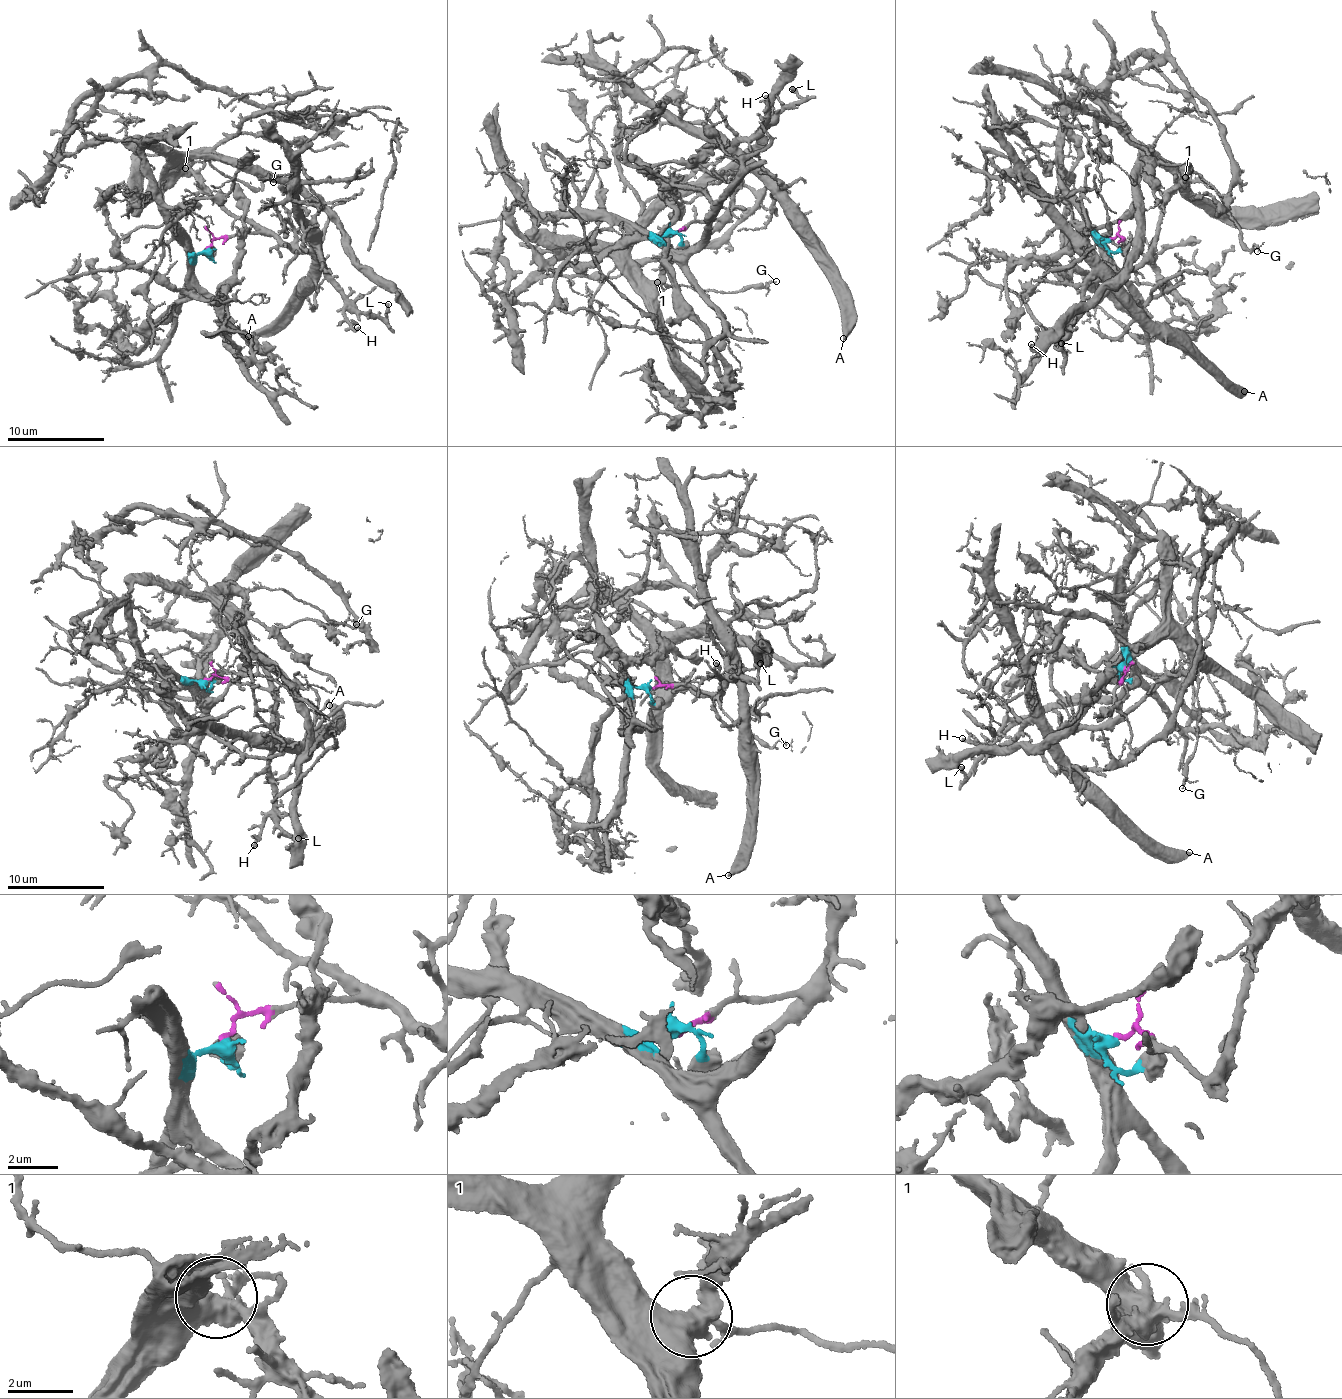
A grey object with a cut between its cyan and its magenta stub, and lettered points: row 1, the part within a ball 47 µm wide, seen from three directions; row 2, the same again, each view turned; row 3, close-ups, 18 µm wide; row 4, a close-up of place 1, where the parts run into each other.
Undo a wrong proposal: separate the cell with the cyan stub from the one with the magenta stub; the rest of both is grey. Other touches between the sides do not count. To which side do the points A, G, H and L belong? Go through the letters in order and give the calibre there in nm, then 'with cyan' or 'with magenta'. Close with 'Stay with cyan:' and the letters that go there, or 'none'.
A: 440 nm | with magenta
G: 150 nm | with cyan
H: 200 nm | with magenta
L: 280 nm | with magenta
Stay with cyan: G

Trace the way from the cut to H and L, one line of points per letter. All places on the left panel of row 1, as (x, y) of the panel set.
H: (207, 246), (214, 239), (247, 230), (320, 253), (325, 275), (348, 306), (347, 321), (357, 328)
L: (207, 246), (233, 234), (264, 232), (291, 248), (311, 248), (325, 275), (361, 312), (381, 315), (389, 303)

